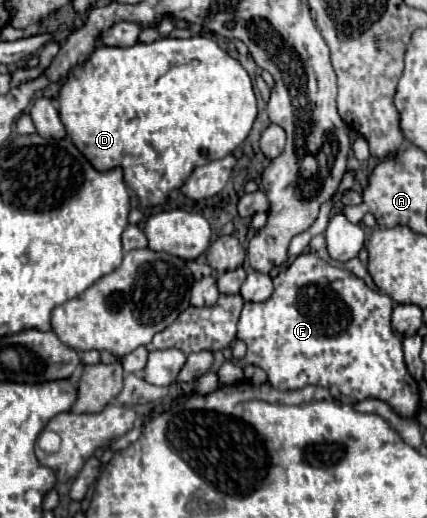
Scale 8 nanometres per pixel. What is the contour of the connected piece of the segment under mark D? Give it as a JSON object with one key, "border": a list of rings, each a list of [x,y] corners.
{"border":[[[201,35],[189,39],[163,37],[133,47],[99,45],[83,67],[75,67],[67,75],[57,101],[61,121],[75,147],[97,171],[121,167],[125,183],[139,195],[143,207],[163,203],[169,191],[179,189],[195,167],[233,153],[257,117],[257,99],[247,71],[213,39]]]}

